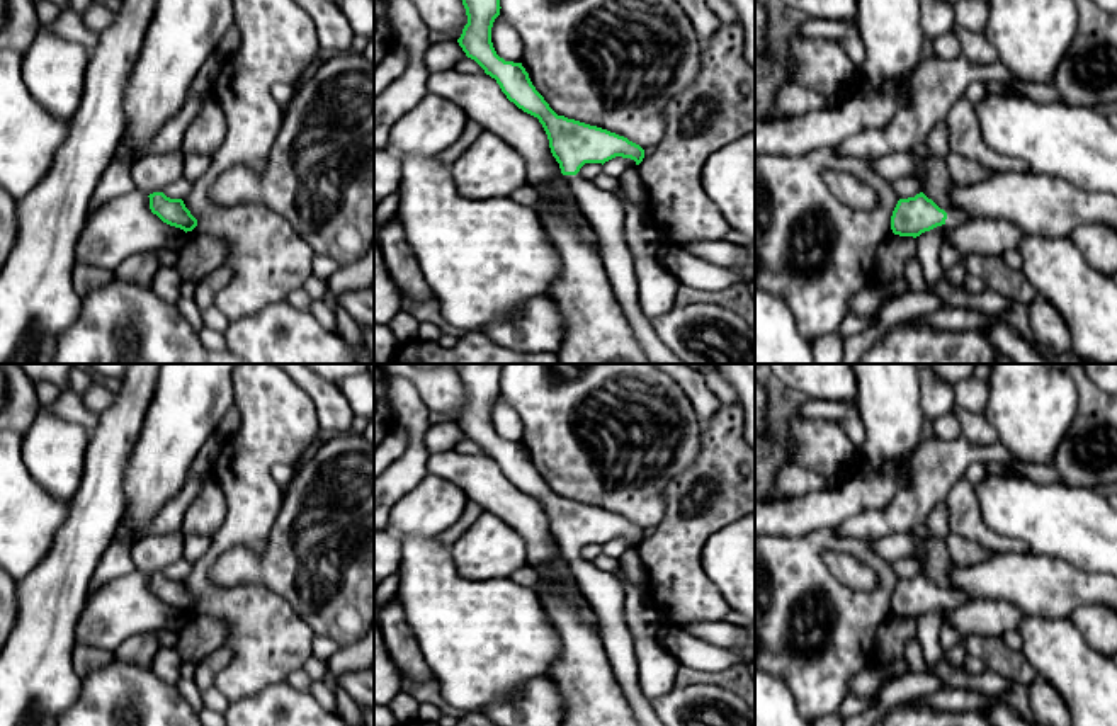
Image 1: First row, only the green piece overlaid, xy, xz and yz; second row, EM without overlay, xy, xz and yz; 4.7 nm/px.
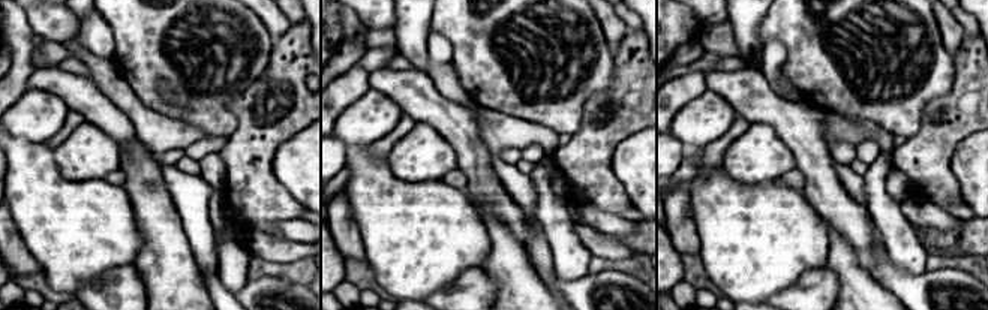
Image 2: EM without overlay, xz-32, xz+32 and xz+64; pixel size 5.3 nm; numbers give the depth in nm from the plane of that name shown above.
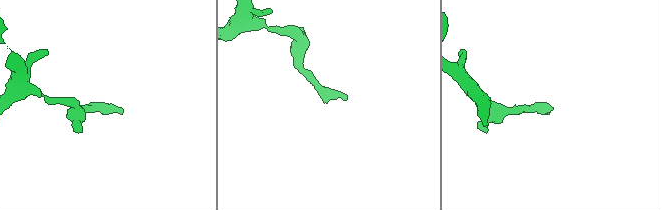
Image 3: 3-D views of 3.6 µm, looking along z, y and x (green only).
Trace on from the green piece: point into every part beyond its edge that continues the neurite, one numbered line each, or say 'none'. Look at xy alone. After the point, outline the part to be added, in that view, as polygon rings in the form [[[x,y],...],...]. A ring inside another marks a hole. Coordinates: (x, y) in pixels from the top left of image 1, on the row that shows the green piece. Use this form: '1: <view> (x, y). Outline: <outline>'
none

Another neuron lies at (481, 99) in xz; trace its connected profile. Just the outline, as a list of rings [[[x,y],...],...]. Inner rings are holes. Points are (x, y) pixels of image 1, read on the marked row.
[[[435,71],[427,80],[427,90],[454,102],[469,121],[505,139],[525,160],[529,184],[541,196],[551,194],[549,184],[563,173],[547,134],[537,117],[507,99],[495,78],[486,73]]]

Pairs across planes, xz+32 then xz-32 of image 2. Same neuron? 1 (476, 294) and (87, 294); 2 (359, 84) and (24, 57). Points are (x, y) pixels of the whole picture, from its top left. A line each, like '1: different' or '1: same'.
1: same
2: same

